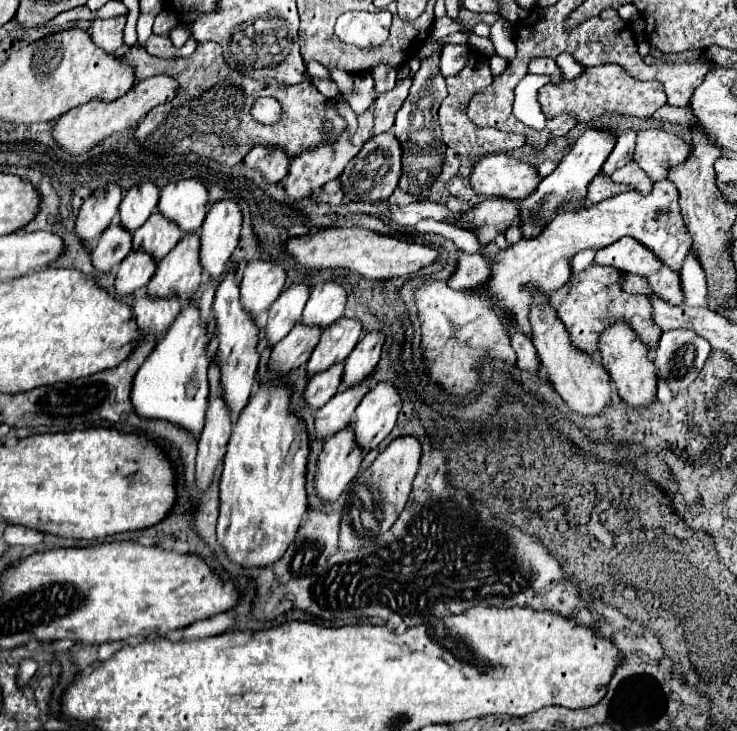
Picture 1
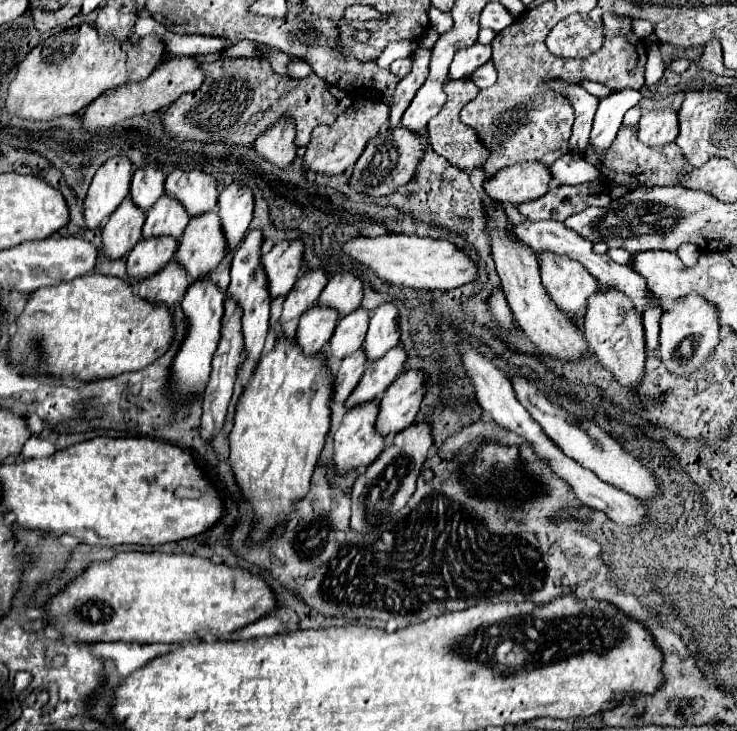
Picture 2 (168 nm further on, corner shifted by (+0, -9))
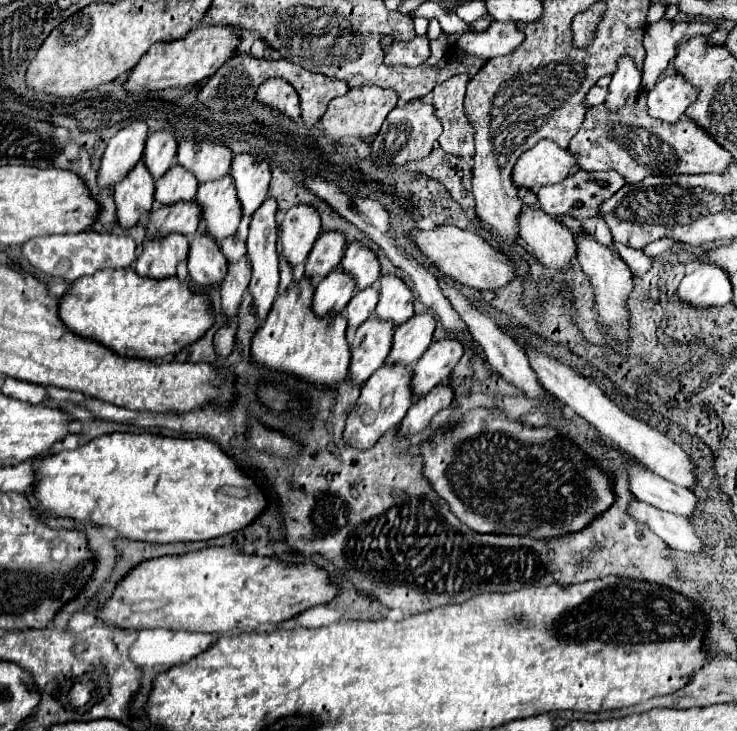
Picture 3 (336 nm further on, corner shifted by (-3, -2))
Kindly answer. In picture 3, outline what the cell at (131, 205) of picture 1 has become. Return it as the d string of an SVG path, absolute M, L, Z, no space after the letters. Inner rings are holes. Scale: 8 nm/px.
M165 128L165 130L149 134L143 158L155 180L159 180L173 166L175 156L177 156L175 130Z

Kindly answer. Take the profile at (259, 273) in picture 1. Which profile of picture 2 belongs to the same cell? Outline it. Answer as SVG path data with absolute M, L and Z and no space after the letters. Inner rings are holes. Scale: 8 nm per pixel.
M284 241L272 247L270 253L262 255L270 299L288 295L302 267L302 251L304 247L300 241Z

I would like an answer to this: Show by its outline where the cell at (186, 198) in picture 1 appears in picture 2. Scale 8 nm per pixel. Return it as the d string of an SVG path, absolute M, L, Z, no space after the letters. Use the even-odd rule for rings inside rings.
M174 171L166 177L166 195L182 203L190 217L212 211L218 193L214 177L202 171Z

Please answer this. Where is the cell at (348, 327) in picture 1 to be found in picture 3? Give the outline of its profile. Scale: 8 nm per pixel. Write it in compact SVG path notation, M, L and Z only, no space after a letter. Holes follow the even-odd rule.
M365 288L363 292L357 292L351 302L347 304L347 320L349 326L357 328L359 324L363 324L375 310L379 300L379 290L375 288Z

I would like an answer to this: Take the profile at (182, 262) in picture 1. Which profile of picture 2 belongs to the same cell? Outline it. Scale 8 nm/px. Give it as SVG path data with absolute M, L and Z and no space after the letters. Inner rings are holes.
M216 209L190 219L184 235L178 241L174 261L188 271L190 281L208 277L226 255L226 241L222 235Z

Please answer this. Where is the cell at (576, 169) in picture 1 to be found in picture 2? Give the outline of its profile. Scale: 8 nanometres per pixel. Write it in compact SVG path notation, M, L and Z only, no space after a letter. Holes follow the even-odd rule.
M622 89L614 95L610 95L608 99L600 101L600 107L596 111L594 117L594 125L590 131L590 143L594 153L604 153L608 151L608 147L612 147L618 129L622 127L622 119L624 113L634 107L638 101L642 99L642 93L636 89Z

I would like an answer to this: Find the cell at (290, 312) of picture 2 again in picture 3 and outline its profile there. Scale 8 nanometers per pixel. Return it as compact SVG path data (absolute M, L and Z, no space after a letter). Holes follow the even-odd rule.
M339 230L321 232L315 240L313 250L309 252L307 264L305 264L305 276L309 276L313 282L319 282L327 276L327 272L335 270L339 266L339 260L345 254L345 234Z

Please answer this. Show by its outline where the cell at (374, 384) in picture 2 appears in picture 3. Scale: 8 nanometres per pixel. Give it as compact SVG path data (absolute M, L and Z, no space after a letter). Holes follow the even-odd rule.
M429 312L415 314L405 324L397 326L387 364L403 362L407 366L413 366L419 360L419 356L423 356L423 352L433 342L435 326L437 326L437 322Z

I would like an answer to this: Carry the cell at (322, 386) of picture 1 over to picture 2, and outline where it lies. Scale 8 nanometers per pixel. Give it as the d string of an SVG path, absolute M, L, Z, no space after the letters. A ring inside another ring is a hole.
M362 349L356 351L354 355L348 355L348 359L342 361L340 369L334 373L334 393L332 393L334 403L344 403L346 401L350 391L360 381L360 375L362 375L364 367L366 367L366 357L364 357Z

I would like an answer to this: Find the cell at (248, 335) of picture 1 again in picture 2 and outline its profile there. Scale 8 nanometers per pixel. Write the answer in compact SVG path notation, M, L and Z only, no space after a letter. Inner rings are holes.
M250 231L238 251L234 253L232 267L230 267L230 285L228 285L228 297L232 297L242 307L242 335L244 335L244 357L254 357L256 363L262 355L266 331L268 331L268 315L270 315L270 295L266 287L266 275L260 263L260 245L262 245L262 233Z

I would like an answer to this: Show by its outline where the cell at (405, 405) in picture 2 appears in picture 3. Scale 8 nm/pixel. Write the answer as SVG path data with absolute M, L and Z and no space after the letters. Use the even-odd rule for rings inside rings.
M457 338L435 340L413 368L413 382L411 382L413 392L417 396L423 396L439 382L447 382L455 364L461 360L463 352L465 344Z

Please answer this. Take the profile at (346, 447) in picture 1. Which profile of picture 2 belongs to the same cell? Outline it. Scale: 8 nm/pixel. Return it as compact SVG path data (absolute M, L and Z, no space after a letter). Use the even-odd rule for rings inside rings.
M378 401L354 407L334 433L334 471L346 475L358 467L368 467L382 451L384 437L374 433Z

